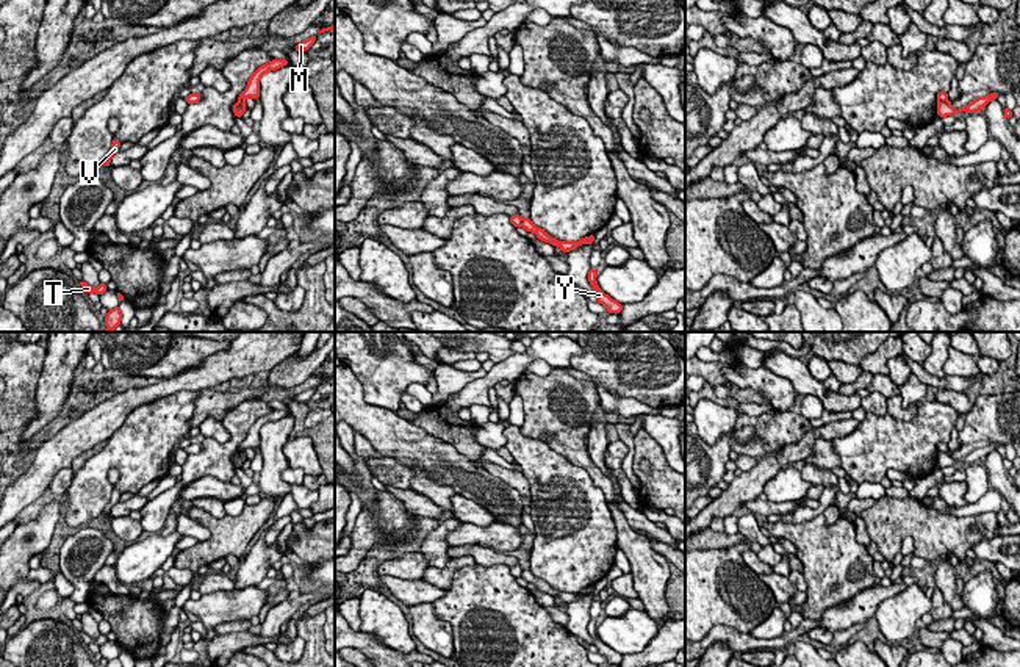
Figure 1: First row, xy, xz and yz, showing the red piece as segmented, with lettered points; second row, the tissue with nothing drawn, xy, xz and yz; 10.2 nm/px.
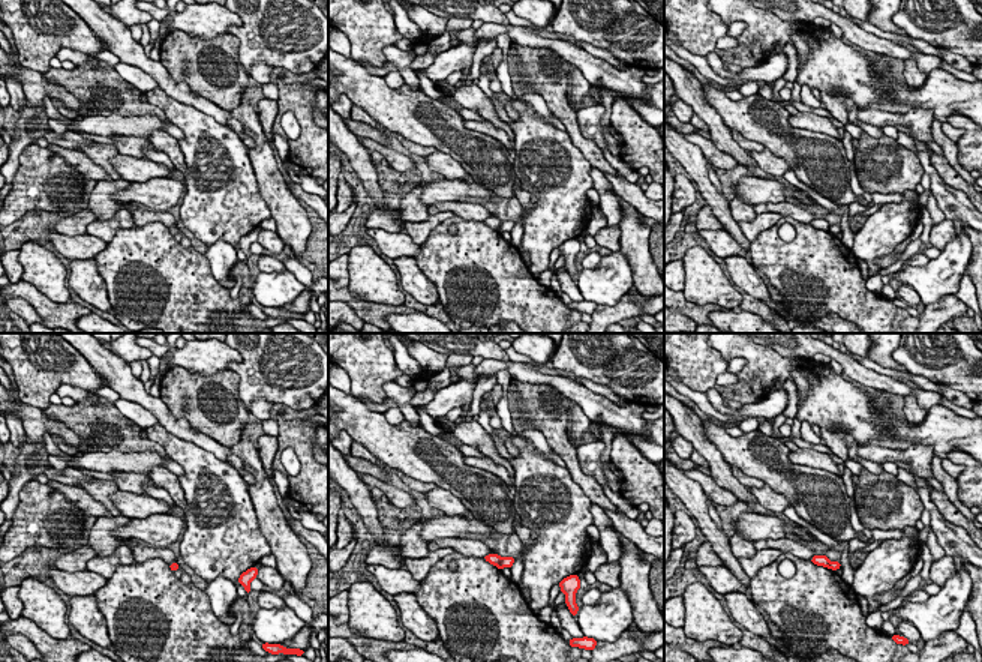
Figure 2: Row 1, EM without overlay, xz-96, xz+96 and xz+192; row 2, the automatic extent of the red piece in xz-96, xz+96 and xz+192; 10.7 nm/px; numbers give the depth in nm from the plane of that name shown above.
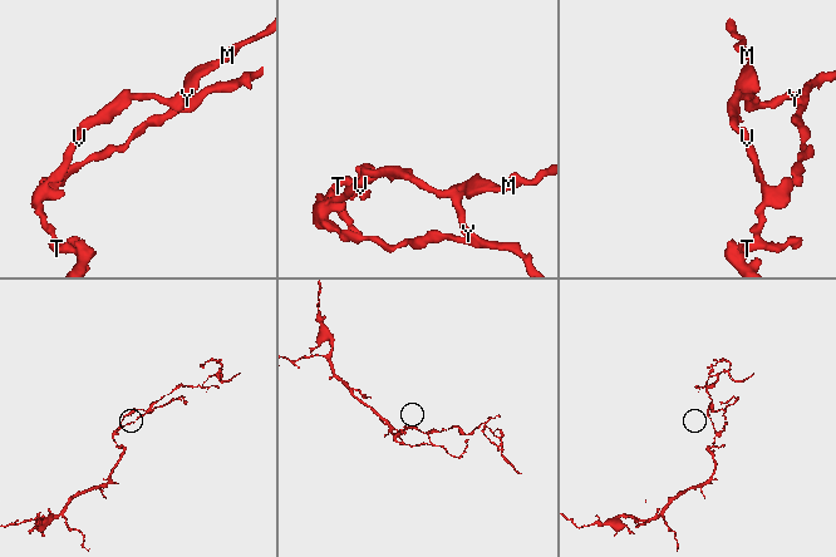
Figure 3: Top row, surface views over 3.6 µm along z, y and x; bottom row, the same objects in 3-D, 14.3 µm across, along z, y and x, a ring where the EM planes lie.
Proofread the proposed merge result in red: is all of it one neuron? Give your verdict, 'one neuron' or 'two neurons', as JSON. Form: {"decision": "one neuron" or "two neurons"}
{"decision": "two neurons"}

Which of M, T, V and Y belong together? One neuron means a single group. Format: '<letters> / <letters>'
M / T V Y

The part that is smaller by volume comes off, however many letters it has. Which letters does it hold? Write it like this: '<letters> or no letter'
M

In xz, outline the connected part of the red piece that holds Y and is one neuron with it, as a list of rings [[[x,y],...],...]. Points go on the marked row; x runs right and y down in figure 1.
[[[591,269],[588,271],[588,282],[594,290],[594,296],[598,297],[598,302],[607,307],[607,313],[615,313],[618,315],[623,310],[623,304],[620,304],[618,301],[612,299],[609,294],[605,294],[596,282],[598,277],[598,271]]]

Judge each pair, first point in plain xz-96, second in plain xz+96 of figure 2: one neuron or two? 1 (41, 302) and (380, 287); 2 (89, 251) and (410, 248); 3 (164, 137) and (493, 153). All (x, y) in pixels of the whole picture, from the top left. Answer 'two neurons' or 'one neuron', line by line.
1: two neurons
2: one neuron
3: two neurons

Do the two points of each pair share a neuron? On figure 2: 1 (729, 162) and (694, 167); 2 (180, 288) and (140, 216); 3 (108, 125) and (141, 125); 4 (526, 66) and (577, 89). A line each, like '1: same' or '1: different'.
1: different
2: different
3: same
4: different

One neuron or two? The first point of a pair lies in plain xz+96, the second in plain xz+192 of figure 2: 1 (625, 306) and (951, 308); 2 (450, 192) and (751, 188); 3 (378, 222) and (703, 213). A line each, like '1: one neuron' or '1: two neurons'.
1: one neuron
2: one neuron
3: one neuron

